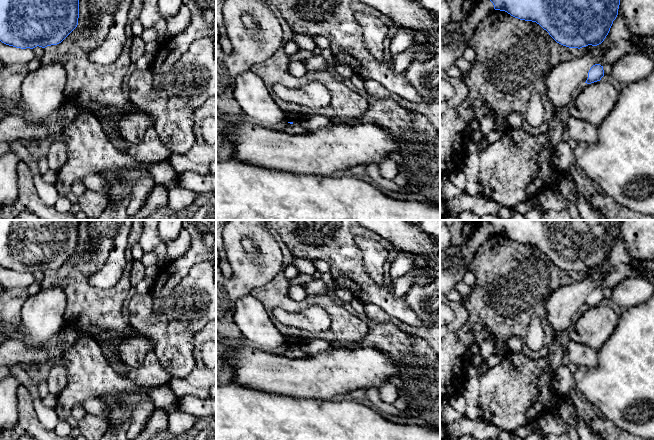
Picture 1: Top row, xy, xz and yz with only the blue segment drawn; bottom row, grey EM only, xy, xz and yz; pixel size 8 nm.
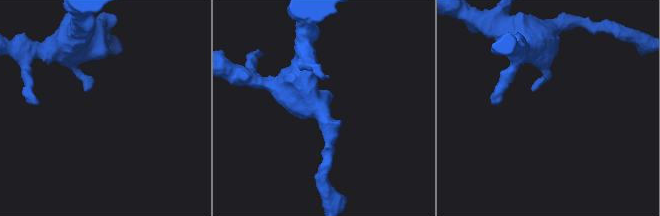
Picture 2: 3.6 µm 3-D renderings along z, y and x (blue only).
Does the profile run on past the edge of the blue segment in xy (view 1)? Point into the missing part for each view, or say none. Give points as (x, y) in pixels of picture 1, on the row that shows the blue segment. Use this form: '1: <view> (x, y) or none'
1: none

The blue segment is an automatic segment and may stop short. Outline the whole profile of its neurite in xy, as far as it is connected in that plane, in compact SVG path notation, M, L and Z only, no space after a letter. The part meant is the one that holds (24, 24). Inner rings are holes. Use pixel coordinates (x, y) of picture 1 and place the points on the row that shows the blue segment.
M0 0L0 41L16 48L61 43L78 25L79 0Z

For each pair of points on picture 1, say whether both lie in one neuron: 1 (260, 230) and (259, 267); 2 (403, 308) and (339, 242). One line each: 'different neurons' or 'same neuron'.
1: same neuron
2: same neuron

